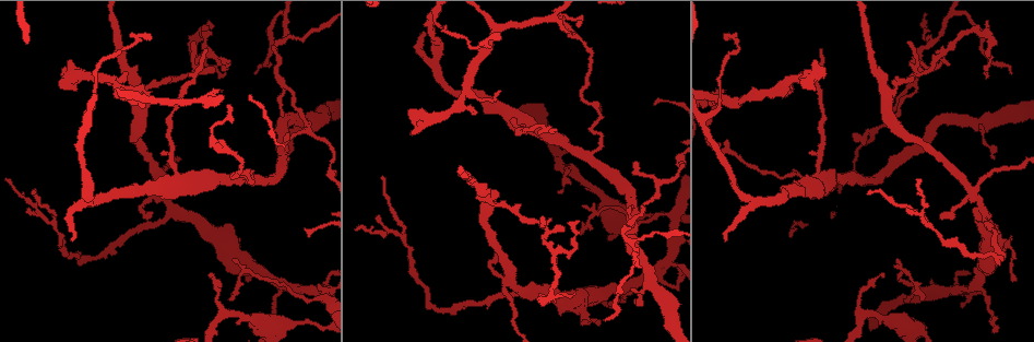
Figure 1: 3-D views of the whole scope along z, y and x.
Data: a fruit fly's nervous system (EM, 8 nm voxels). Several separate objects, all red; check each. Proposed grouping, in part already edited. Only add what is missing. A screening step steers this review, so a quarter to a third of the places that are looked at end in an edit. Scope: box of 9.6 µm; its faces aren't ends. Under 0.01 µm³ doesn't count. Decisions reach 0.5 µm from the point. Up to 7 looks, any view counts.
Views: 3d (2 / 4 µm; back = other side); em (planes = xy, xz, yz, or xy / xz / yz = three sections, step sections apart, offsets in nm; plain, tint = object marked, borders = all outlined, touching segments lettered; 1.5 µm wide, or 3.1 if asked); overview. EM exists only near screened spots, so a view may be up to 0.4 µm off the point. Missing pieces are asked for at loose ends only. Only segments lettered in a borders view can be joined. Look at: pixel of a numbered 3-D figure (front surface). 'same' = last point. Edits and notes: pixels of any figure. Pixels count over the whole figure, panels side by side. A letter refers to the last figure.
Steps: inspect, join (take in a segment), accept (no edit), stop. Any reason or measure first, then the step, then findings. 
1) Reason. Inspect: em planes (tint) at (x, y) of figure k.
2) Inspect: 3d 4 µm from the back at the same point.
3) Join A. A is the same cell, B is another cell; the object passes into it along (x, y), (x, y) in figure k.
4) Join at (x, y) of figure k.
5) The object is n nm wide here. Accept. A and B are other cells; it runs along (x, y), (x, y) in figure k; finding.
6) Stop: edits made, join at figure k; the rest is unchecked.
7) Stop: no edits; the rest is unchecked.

An open end. Inspect: em yz step 8 (borders) at (884, 275) of figure 1.

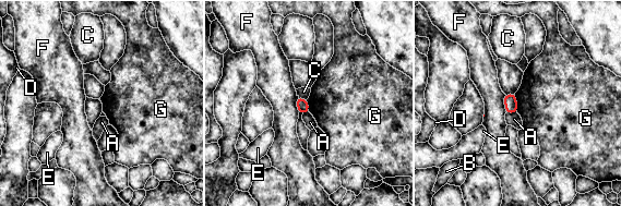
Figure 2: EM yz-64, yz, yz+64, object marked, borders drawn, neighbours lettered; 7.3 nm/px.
Inspect: em planes (borders) at the same point.

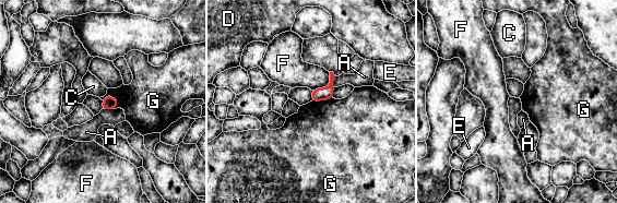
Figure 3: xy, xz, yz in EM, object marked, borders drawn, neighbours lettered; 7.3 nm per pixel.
The object is 100 nm wide here. Accept. A, C, D, E, F and G are other cells; a border runs along (103, 98), (110, 95), (119, 104) in figure 3; none of them fits.

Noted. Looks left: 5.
Branch stops here. Inspect: em yz step 8 (borders) at (991, 332) of figure 1.

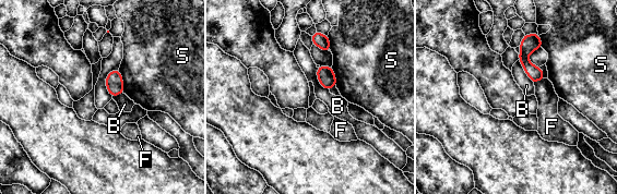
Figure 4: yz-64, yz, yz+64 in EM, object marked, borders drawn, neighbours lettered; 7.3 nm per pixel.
Inspect: em xz step 4 (borders) at the same point.

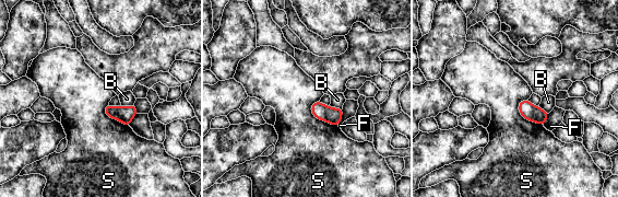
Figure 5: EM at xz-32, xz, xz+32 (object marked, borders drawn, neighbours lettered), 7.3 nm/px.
The object is 80 nm wide here. Accept. B, F and S are other cells; a border runs along (311, 104), (316, 117), (337, 126) in figure 5; none of them fits.

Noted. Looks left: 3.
Tapers out. Inspect: em xz step 8 (tint) at (822, 49) of figure 1.

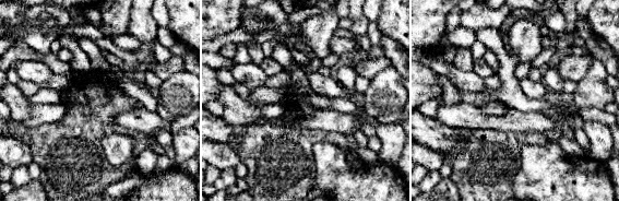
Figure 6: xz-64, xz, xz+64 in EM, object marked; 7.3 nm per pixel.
Cut it another way. Inspect: em planes (borders) at the same point.

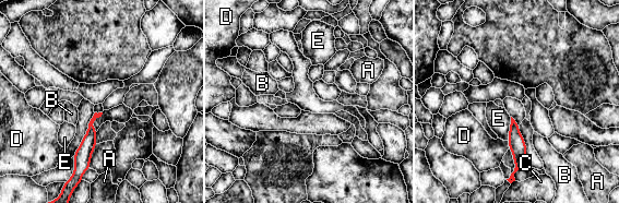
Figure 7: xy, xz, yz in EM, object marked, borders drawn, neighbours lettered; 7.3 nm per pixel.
Accept. A, B, C, D and E are other cells; a border runs along (511, 117), (507, 140) in figure 7; none of them fits.

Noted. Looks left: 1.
Stop: no edits; the rest is unchecked.

